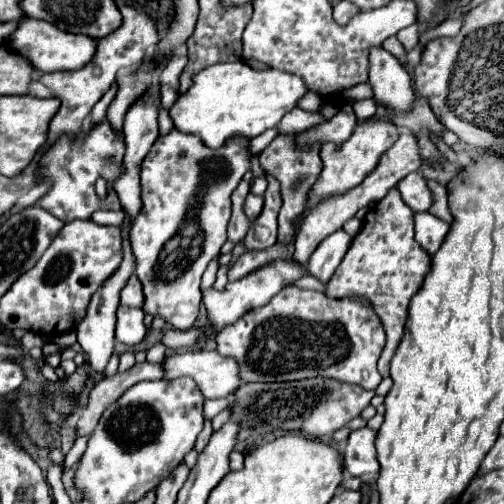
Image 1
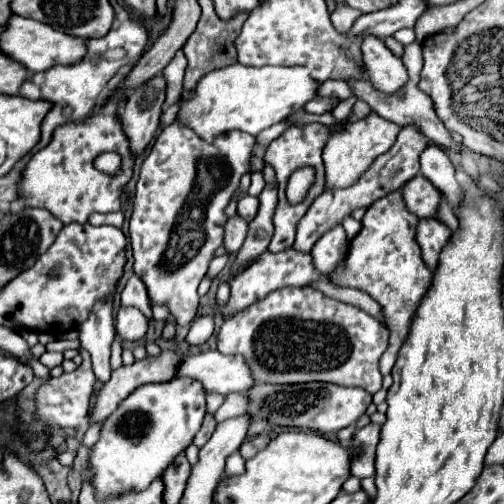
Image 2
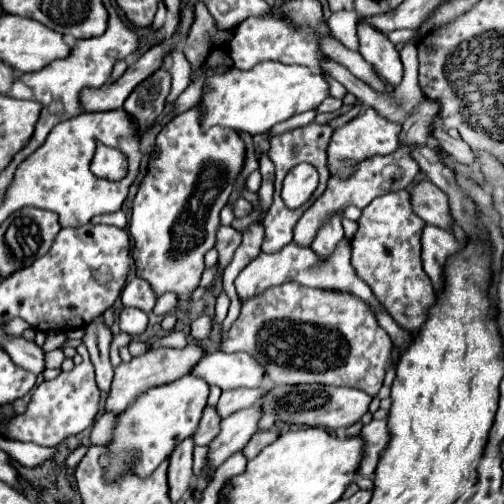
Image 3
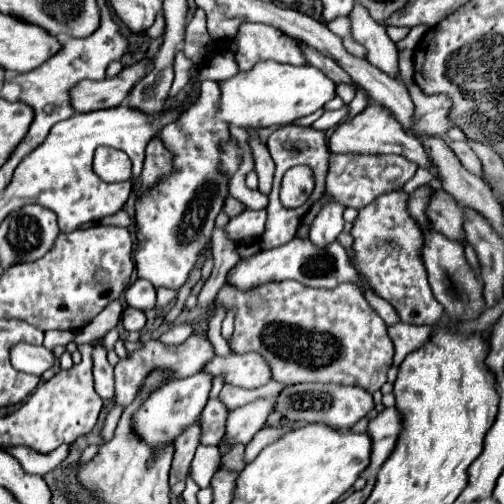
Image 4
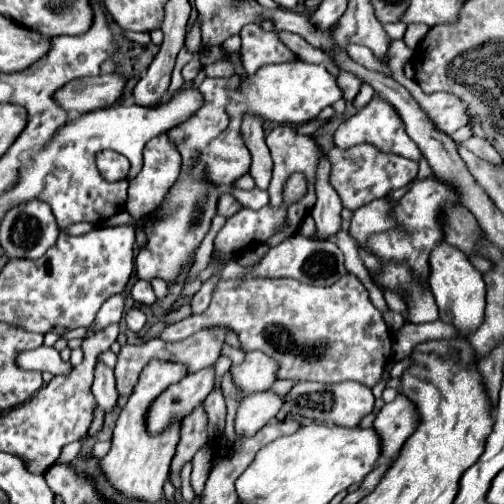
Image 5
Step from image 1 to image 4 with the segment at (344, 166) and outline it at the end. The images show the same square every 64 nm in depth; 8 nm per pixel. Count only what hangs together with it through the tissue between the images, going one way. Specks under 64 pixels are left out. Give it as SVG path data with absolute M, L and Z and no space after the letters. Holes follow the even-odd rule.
M368 104L358 116L340 122L334 134L330 136L330 152L370 152L370 154L402 154L408 160L416 162L418 166L428 168L428 158L422 148L422 144L408 136L402 128L402 124L380 104Z

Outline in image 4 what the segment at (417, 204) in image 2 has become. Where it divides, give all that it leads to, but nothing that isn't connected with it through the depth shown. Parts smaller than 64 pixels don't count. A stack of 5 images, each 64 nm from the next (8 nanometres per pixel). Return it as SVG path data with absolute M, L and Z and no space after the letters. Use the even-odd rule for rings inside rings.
M438 190L436 196L432 196L426 214L432 222L432 228L436 228L436 232L444 234L446 238L462 246L466 244L466 232L464 232L466 212L456 200L452 200L452 196L448 196L448 192Z

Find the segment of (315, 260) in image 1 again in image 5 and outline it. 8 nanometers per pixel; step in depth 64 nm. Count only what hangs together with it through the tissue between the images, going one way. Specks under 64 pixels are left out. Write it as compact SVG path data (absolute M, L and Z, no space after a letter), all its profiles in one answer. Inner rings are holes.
M320 148L320 164L318 164L318 172L316 172L316 196L318 196L318 200L316 200L316 206L312 208L312 218L316 222L320 240L324 240L326 236L336 234L340 230L342 202L328 180L330 168L332 168L332 164L330 164L326 152L322 152L322 148Z

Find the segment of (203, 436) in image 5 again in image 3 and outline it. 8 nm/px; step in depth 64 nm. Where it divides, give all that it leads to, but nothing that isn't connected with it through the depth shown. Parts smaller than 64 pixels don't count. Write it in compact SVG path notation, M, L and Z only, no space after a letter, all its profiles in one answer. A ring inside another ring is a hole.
M194 436L184 438L170 456L170 468L168 468L168 486L170 486L170 498L172 502L178 502L188 490L192 482L192 452L194 452Z

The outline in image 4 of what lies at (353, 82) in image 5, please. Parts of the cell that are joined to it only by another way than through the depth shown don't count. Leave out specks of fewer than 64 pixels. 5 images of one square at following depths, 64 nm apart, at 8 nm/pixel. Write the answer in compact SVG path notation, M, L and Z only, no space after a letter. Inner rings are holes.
M338 84L338 88L336 88L338 96L340 96L346 104L350 104L350 102L352 102L352 98L354 98L356 90L358 90L358 86L356 86L356 84Z

